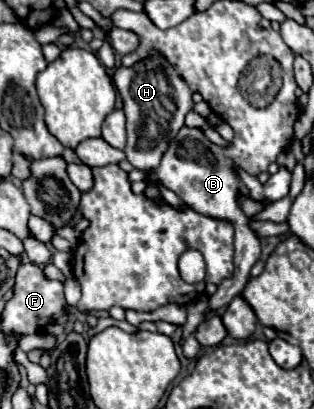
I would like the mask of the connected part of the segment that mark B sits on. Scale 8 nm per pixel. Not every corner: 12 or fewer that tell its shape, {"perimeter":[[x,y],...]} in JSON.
{"perimeter":[[186,128],[156,176],[200,214],[236,226],[236,274],[206,314],[244,290],[260,240],[236,202],[232,160],[200,128]]}

